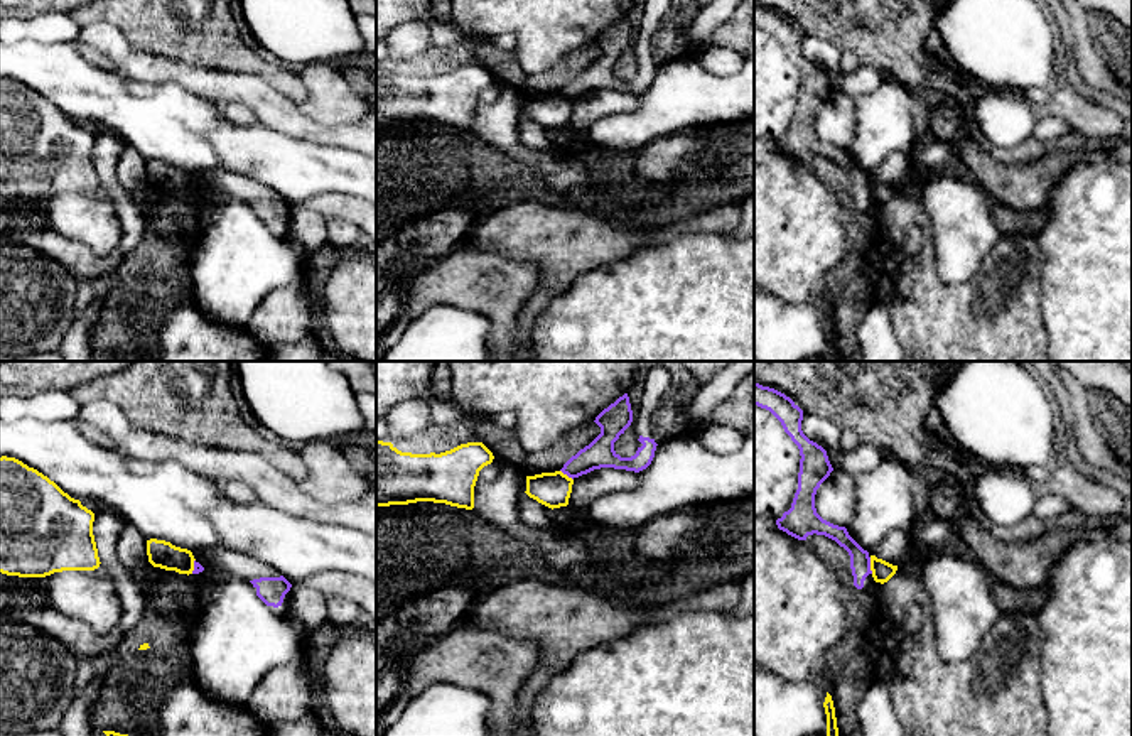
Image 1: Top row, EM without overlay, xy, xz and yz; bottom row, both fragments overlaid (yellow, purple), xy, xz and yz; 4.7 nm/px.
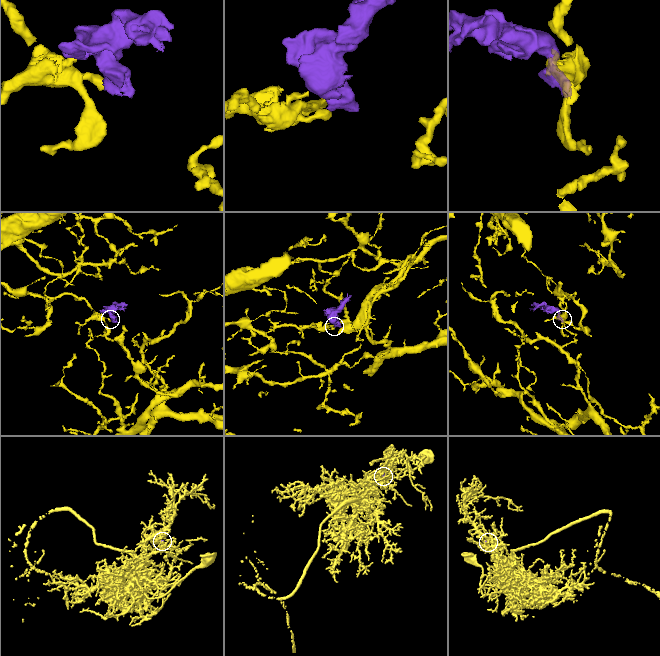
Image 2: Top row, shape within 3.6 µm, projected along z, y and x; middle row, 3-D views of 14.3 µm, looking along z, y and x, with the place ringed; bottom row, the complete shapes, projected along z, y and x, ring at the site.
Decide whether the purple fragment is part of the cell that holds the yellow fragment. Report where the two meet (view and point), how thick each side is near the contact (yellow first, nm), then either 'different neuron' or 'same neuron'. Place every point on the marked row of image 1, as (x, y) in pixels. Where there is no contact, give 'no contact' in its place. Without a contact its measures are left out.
meets yellow in yz at (871, 566); 100 nm thick on the yellow side, 100 nm on the other; different neuron

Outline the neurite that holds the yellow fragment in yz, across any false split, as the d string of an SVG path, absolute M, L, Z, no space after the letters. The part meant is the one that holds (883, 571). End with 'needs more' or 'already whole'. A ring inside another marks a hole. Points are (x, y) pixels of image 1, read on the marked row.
M871 555L871 571L876 582L887 582L898 571L898 566L892 566L876 555Z; already whole

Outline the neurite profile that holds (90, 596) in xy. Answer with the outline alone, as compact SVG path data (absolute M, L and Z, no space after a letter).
M101 564L94 571L62 571L29 581L62 614L84 621L100 636L115 633L123 608L115 582Z

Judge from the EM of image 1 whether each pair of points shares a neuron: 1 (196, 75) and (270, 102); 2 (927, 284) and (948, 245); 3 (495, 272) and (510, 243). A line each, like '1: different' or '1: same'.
1: same
2: different
3: different

